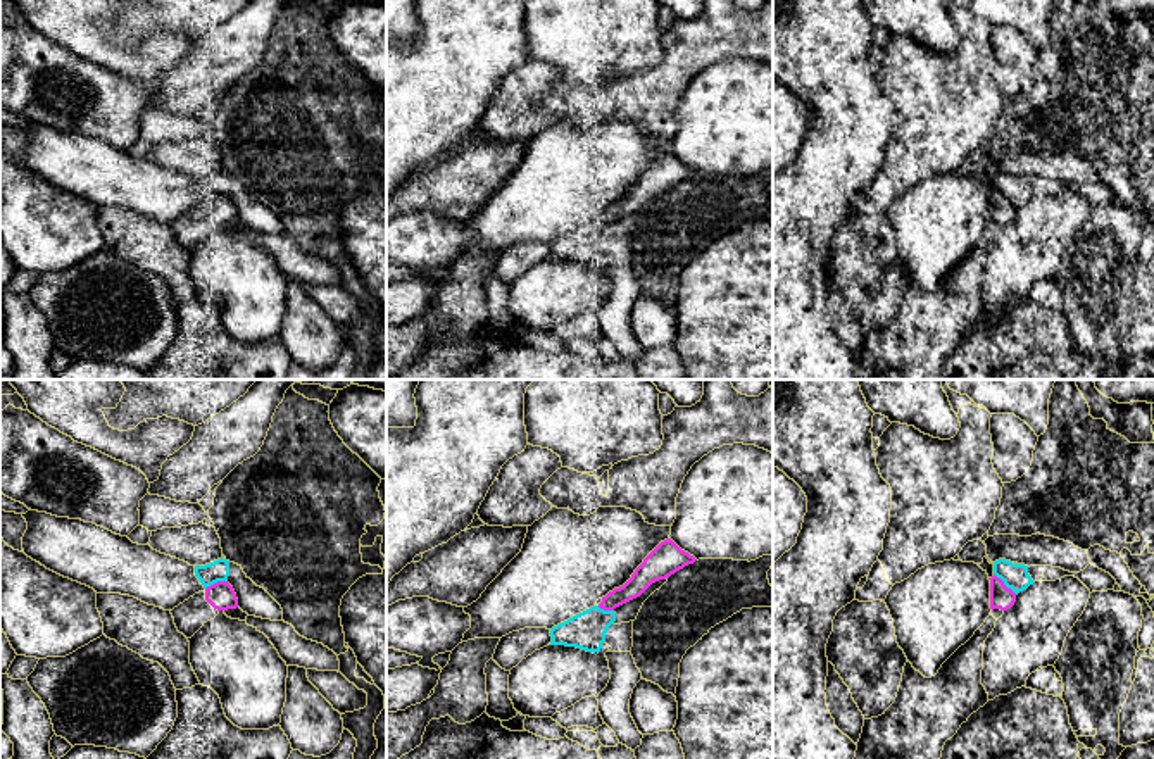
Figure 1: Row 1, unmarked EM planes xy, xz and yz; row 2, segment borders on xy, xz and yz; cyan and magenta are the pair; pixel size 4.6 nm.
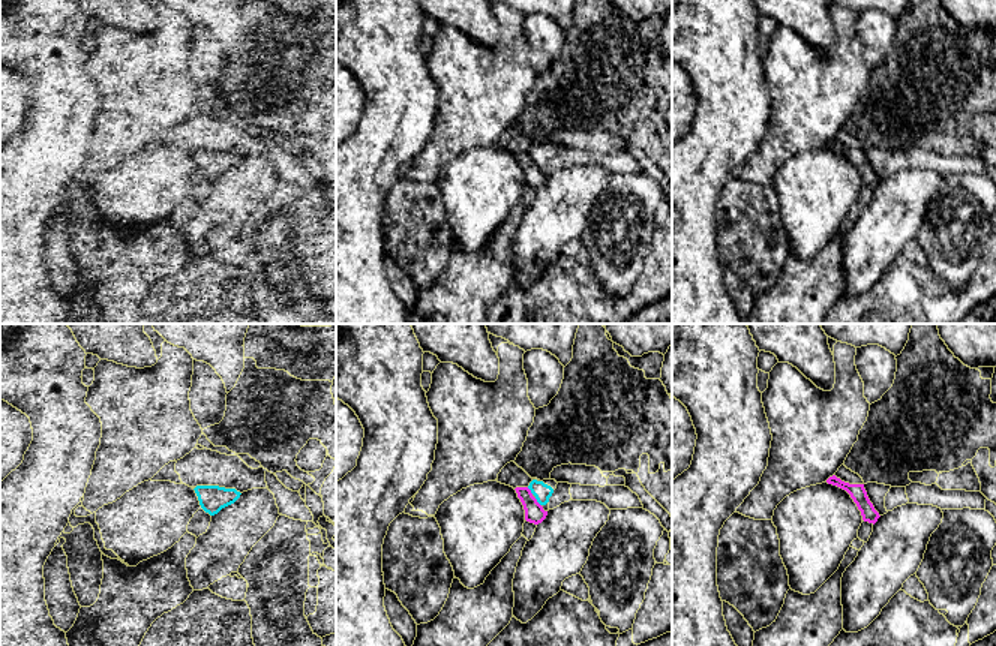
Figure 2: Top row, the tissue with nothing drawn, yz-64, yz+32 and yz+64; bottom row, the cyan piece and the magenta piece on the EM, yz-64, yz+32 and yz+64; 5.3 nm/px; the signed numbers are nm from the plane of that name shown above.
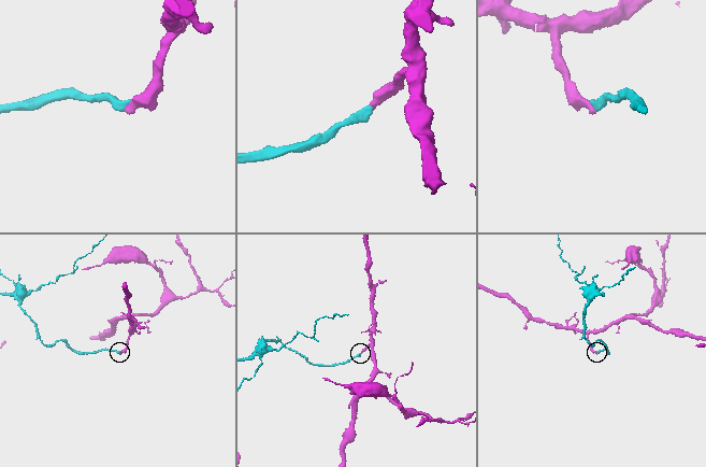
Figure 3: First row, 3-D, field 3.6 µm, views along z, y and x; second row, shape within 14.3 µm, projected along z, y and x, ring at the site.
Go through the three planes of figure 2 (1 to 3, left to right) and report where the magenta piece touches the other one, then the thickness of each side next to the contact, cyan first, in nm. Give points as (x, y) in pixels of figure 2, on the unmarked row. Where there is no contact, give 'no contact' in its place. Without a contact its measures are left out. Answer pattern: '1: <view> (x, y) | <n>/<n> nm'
1: no contact
2: yz+32 (537, 165) | 90/110 nm
3: no contact

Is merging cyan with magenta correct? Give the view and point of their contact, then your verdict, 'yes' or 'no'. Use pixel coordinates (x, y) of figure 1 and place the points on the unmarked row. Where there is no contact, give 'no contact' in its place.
contact yz (1006, 199); no

